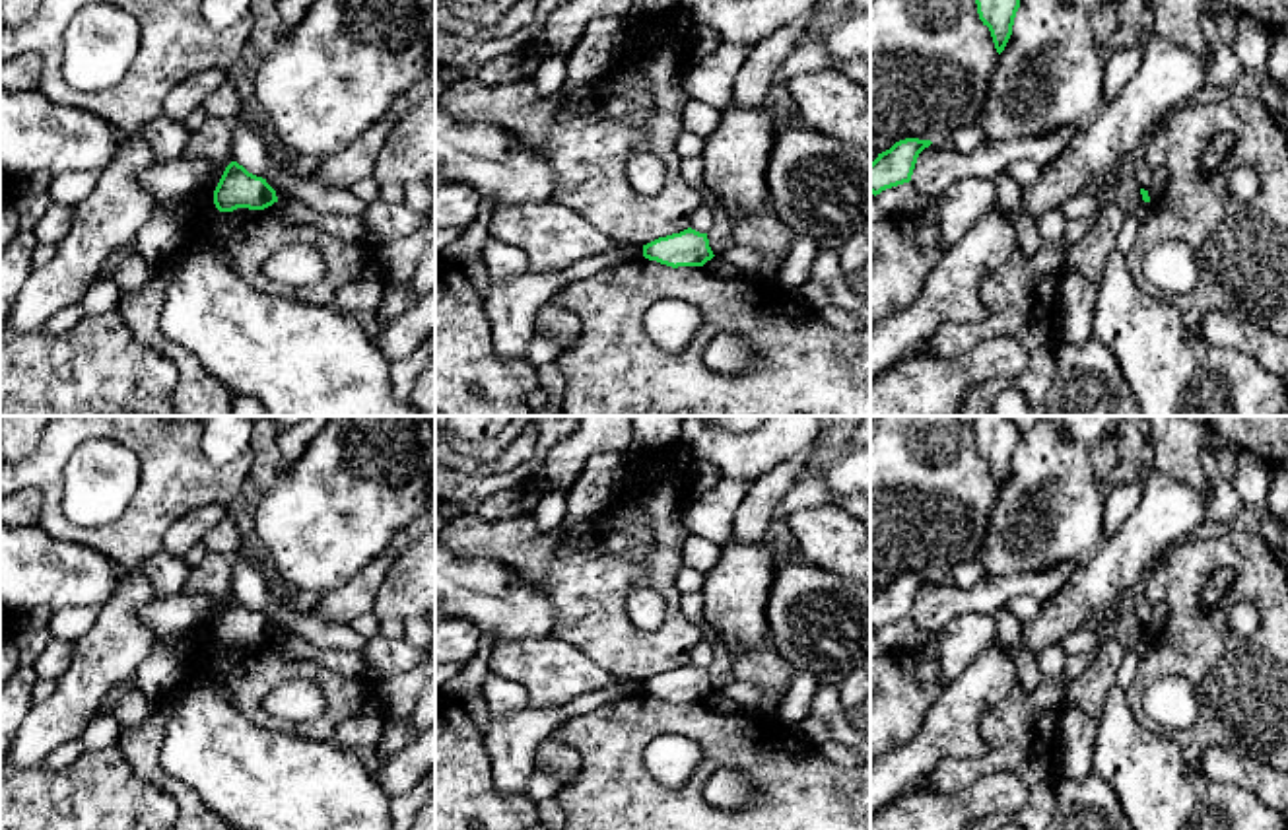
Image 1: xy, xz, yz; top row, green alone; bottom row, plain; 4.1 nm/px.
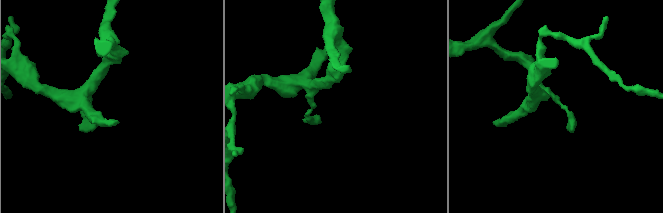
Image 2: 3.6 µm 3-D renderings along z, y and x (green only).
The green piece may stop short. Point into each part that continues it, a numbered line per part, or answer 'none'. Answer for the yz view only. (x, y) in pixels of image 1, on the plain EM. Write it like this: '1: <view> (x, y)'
none

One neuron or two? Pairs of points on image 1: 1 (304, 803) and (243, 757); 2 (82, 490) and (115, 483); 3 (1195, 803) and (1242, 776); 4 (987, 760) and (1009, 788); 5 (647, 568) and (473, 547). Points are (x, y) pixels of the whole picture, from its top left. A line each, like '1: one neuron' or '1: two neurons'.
1: one neuron
2: one neuron
3: two neurons
4: two neurons
5: one neuron

